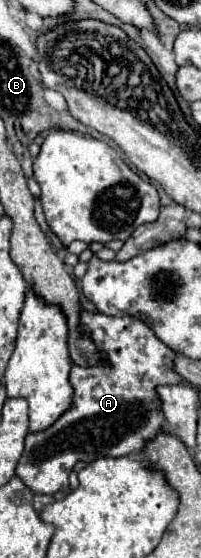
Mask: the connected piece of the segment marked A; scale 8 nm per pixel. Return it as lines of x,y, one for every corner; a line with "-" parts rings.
82,311
78,327
94,341
102,359
90,367
72,363
72,407
48,429
26,435
16,475
34,493
68,493
68,475
78,461
90,463
98,457
140,453
148,441
156,439
164,425
156,387
184,381
176,369
172,369
172,357
176,357
176,353
156,337
148,323
138,317
110,317
100,311

